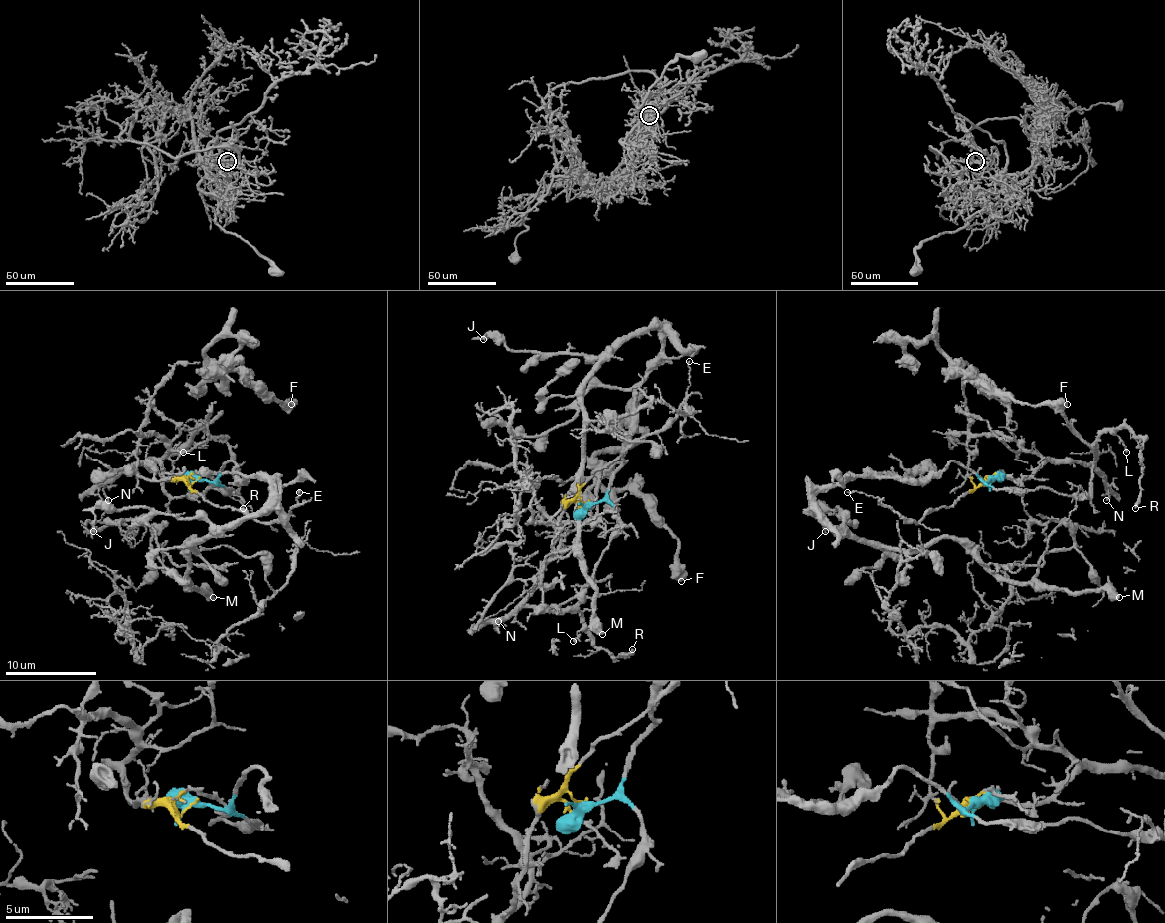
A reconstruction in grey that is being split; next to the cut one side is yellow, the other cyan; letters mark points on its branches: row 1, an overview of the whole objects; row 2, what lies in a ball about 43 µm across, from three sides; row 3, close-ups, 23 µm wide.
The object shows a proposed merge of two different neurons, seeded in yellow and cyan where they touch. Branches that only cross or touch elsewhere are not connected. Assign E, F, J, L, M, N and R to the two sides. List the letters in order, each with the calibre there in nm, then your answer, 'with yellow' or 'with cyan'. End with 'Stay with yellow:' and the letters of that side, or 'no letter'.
E: 100 nm | with yellow
F: 700 nm | with yellow
J: 160 nm | with cyan
L: 100 nm | with yellow
M: 500 nm | with cyan
N: 130 nm | with yellow
R: 240 nm | with yellow
Stay with yellow: E, F, L, N, R

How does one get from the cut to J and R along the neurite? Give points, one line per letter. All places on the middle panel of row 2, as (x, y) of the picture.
J: (587, 502), (603, 498), (619, 465), (633, 390), (661, 351), (661, 330), (601, 355), (514, 351), (484, 339)
R: (587, 502), (576, 498), (565, 509), (541, 583), (525, 602), (574, 609), (591, 641), (617, 656), (633, 649)

